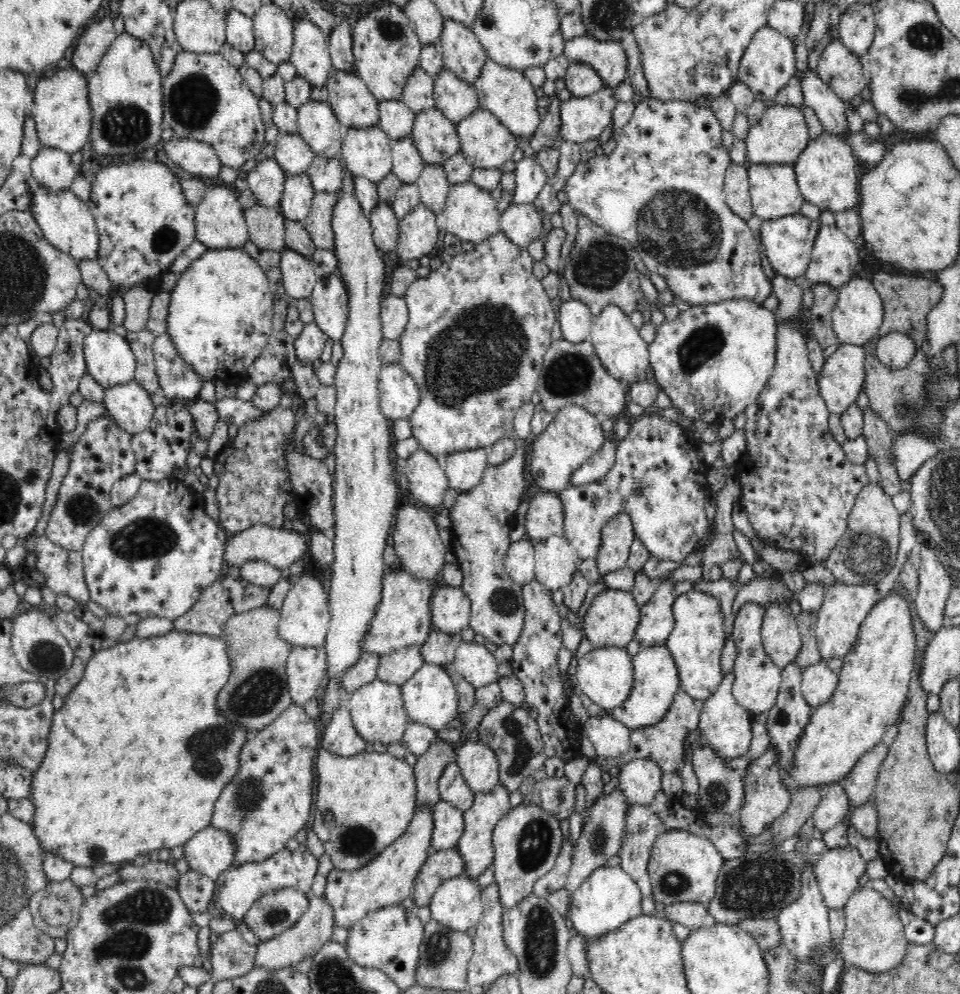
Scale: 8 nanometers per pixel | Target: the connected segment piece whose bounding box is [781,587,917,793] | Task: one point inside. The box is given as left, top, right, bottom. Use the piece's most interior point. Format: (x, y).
(872, 689)

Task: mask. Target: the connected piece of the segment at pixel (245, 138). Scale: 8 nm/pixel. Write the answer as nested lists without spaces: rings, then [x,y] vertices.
[[[181,51],[174,60],[172,71],[163,77],[163,123],[173,130],[173,138],[188,138],[212,146],[225,166],[239,170],[252,160],[263,147],[265,126],[259,108],[260,98],[256,97],[244,82],[238,68],[226,61],[222,54],[196,54]]]

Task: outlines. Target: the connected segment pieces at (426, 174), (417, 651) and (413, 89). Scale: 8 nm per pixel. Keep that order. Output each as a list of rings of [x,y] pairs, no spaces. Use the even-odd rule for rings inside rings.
[[[426,163],[415,184],[418,186],[420,202],[435,215],[442,213],[451,188],[443,166]]]
[[[421,646],[398,649],[381,658],[376,670],[376,678],[402,686],[424,663]]]
[[[416,68],[403,88],[403,101],[414,113],[435,108],[435,80],[422,68]]]

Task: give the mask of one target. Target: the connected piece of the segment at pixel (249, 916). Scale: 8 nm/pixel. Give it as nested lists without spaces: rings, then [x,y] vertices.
[[[282,888],[258,898],[241,922],[252,928],[261,941],[266,941],[292,928],[308,907],[309,899],[304,892]]]

